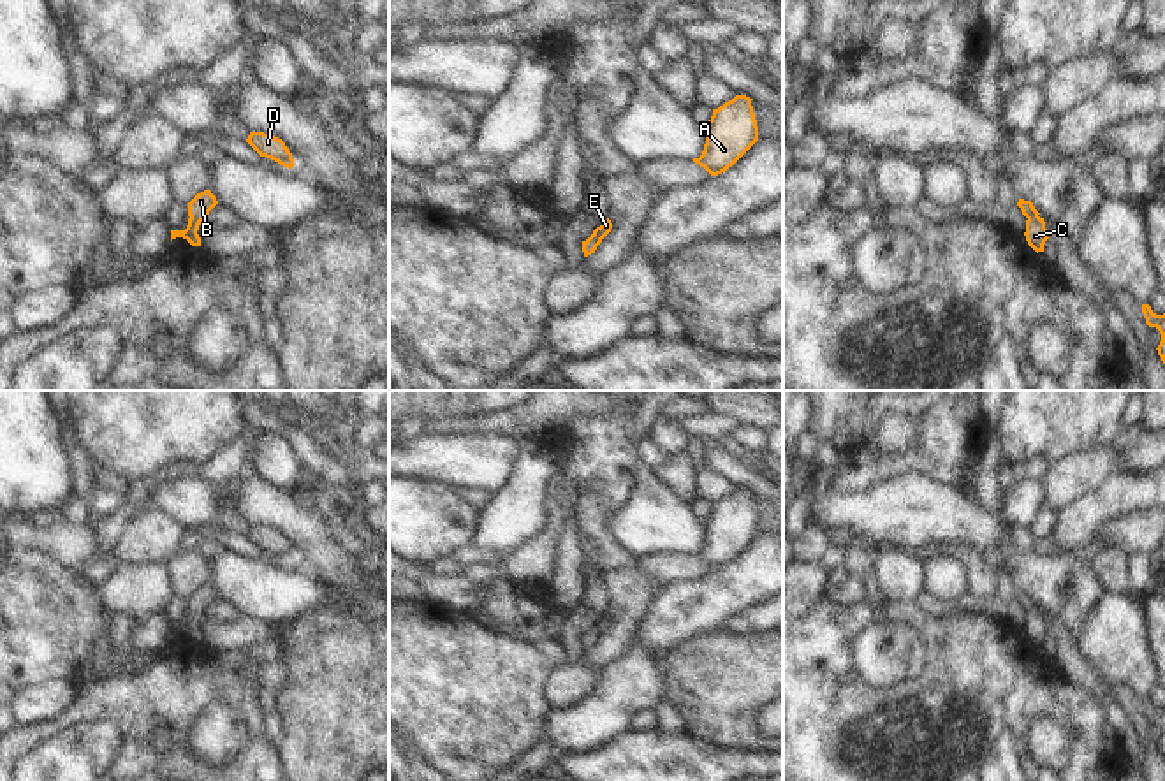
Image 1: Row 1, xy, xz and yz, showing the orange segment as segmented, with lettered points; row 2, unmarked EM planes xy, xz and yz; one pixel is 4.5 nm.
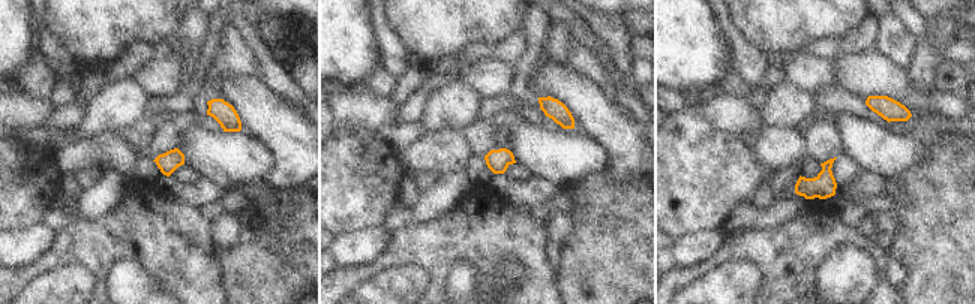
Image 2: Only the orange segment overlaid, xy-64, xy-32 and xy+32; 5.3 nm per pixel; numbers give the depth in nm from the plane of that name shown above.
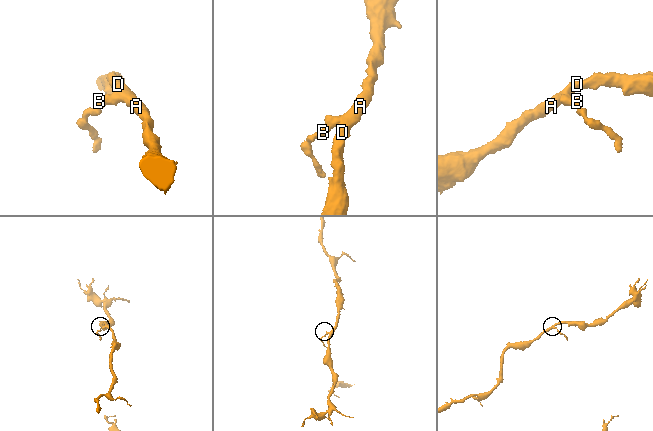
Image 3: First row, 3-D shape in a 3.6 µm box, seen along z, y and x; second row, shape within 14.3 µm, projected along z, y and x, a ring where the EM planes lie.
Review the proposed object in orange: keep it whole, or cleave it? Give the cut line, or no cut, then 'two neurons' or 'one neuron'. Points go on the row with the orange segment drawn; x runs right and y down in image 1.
no cut | one neuron

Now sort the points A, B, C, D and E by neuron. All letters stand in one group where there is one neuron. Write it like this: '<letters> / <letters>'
A B C D E

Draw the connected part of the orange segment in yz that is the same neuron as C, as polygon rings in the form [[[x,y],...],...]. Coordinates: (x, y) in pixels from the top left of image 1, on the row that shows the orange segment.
[[[1019,199],[1017,206],[1021,208],[1026,220],[1026,241],[1038,253],[1044,252],[1044,245],[1049,239],[1044,218],[1040,218],[1031,201]]]

